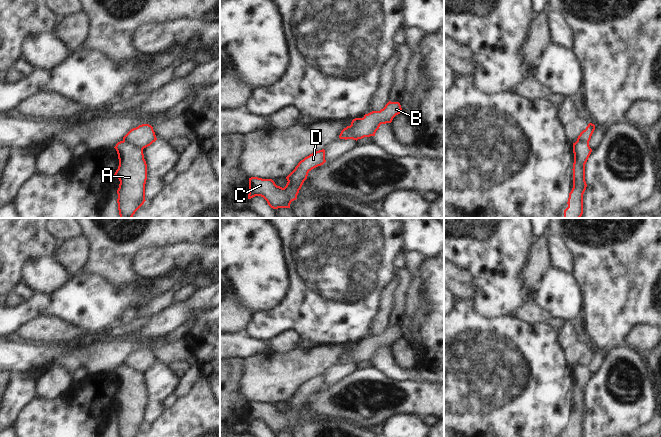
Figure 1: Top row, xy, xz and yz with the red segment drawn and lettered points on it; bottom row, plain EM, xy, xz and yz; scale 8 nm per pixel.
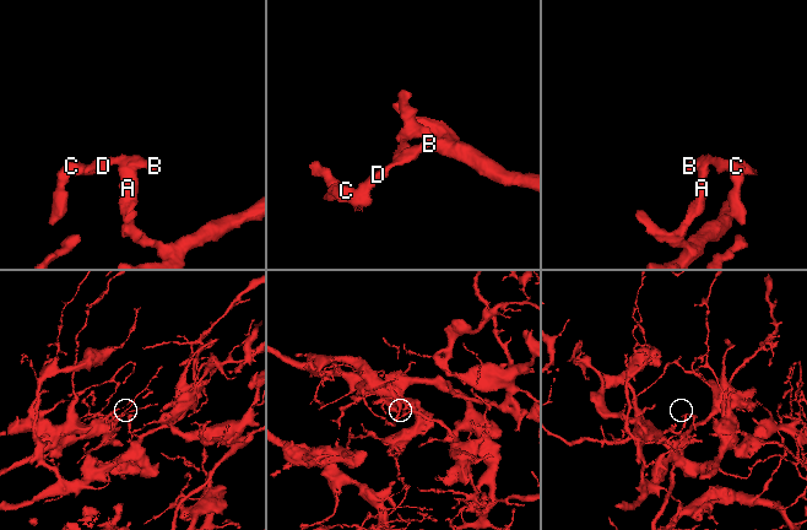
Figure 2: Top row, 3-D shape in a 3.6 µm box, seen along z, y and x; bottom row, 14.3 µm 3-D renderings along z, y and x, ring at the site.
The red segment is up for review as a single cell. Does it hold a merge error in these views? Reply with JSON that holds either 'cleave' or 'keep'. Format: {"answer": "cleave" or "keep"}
{"answer": "cleave"}

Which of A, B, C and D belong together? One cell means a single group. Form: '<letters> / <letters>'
A / B C D

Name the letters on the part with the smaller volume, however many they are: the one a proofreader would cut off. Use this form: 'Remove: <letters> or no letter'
Remove: B, C, D

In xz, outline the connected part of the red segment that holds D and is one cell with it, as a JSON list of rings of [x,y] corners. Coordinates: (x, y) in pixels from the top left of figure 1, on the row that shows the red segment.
[[[324,149],[305,157],[286,177],[288,182],[284,188],[277,186],[272,179],[251,177],[249,178],[248,199],[261,196],[273,209],[290,208],[291,202],[297,199],[299,190],[307,179],[308,173],[325,162]]]

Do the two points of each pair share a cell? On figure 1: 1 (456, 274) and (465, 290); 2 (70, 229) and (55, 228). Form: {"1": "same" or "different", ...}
{"1": "same", "2": "same"}

